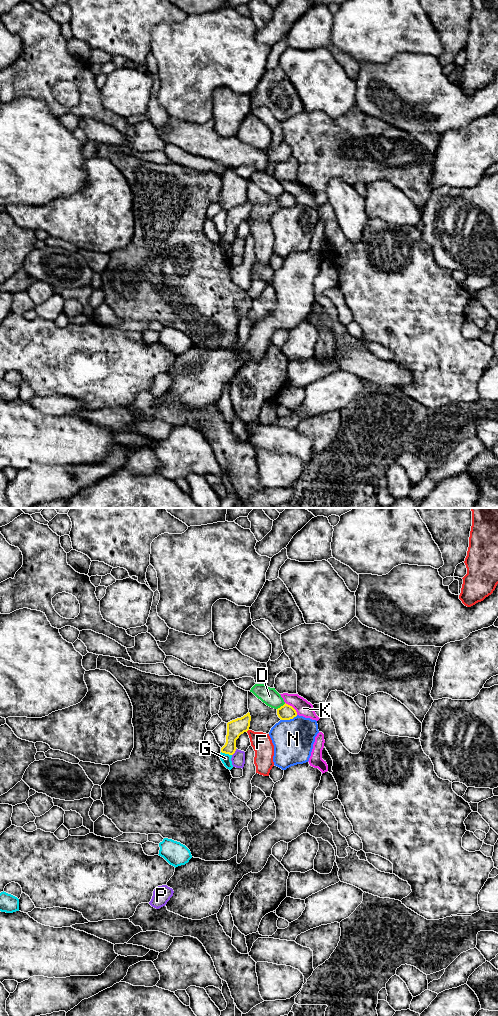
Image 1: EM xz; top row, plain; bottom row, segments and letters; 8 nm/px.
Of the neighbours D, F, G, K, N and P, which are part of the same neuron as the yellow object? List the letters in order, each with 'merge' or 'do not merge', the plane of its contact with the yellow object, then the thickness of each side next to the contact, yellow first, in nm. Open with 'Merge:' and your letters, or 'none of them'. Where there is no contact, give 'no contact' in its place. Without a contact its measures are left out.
Merge: none of them
D: do not merge; contact in xz; calibres 130 and 140 nm
F: do not merge; contact in xz; calibres 140 and 160 nm
G: do not merge; contact in xz; calibres 140 and 80 nm
K: do not merge; contact in xz; calibres 130 and 130 nm
N: do not merge; contact in xz; calibres 130 and 320 nm
P: do not merge; contact in xz; calibres 140 and 110 nm

